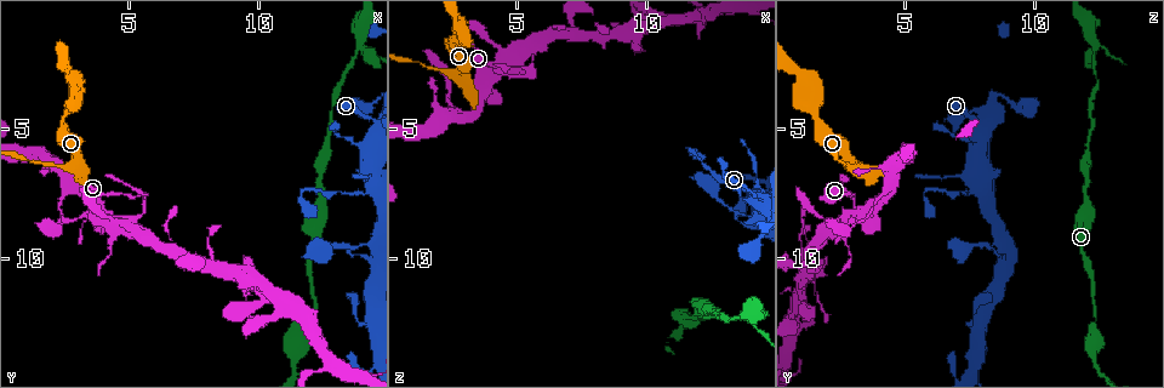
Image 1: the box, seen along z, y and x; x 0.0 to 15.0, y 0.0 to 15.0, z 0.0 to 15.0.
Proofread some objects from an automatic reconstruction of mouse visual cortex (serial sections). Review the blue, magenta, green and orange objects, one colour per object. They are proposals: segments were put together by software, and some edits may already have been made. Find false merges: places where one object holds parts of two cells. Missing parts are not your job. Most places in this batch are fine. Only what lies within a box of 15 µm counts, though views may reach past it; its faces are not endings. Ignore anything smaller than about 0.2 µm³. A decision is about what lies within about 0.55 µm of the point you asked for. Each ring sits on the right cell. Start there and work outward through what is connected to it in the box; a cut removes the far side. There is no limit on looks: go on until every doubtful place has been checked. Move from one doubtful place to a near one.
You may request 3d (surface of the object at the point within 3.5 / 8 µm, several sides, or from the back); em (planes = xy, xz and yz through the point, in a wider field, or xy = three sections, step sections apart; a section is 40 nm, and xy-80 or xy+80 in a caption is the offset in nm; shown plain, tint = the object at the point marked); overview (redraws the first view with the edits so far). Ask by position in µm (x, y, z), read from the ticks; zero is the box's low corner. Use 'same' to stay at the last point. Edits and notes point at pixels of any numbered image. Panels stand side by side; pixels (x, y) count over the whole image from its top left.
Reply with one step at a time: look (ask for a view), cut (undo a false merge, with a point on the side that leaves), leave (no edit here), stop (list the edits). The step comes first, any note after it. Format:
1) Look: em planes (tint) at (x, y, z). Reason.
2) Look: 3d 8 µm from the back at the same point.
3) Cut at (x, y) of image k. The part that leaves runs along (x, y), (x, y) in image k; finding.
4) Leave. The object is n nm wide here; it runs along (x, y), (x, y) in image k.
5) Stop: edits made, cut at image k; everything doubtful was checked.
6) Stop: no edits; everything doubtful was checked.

Look: 3d 8 µm at (5.6, 7.5, 3.1). Sharp bend.

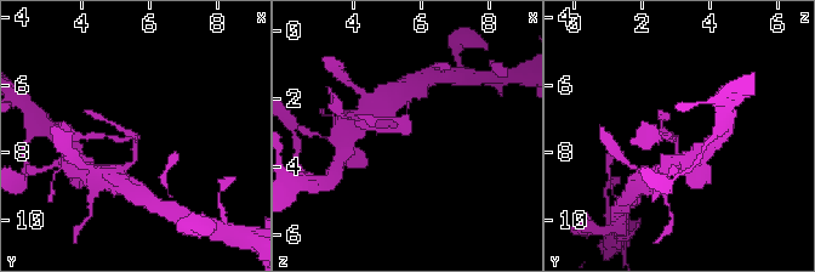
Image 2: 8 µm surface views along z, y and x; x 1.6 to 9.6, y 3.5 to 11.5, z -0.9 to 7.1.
Look: 3d 3.5 µm from the back at (5.6, 7.5, 3.0). Closer look.

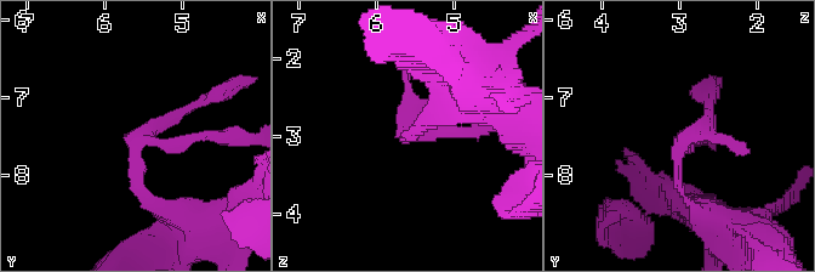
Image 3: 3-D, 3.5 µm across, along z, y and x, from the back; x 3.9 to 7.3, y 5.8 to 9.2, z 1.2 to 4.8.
Look: em xy step 2 (tint) at (5.55, 7.60, 3.00). Now the EM.

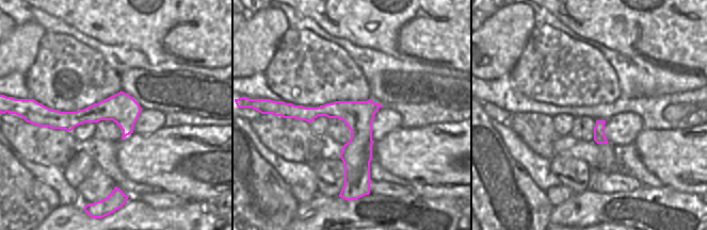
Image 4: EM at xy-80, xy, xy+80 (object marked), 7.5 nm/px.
Leave. It runs along (282, 108), (341, 111), (367, 184) in image 4; continuous, no second cell.

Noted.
Look: 3d 3.5 µm at (14.3, 7.4, 7.7).

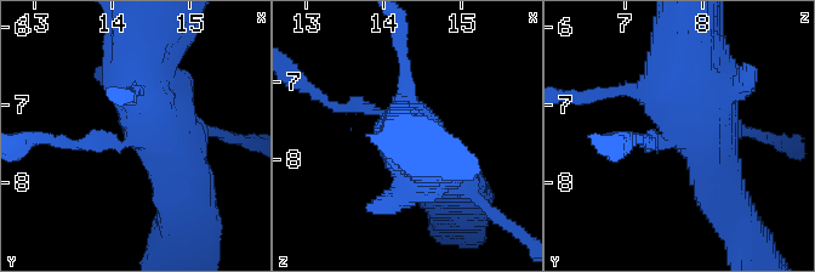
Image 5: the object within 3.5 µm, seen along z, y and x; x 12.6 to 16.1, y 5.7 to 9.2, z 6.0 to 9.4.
Look: em xy step 1 (tint) at (14.35, 7.35, 7.70).

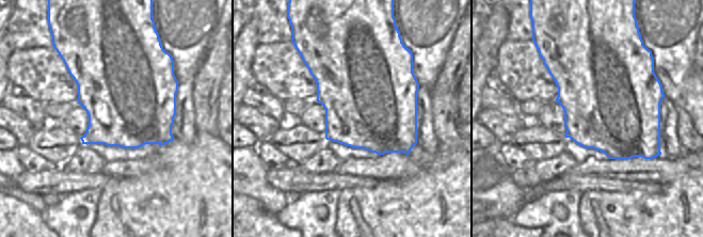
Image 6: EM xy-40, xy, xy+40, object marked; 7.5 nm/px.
Look: em xy step 3 (tint) at the same point. Another direction.

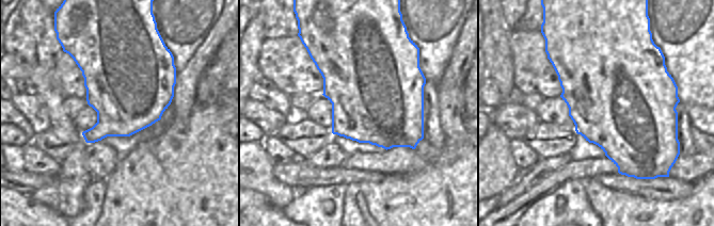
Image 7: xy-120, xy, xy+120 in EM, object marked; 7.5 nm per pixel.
Leave. The object is 700 nm wide here; it runs along (141, 40), (137, 85), (186, 181) in image 5; one cell here.

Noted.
Look: 3d 3.5 µm at (13.9, 1.8, 12.2). Three-way junction.

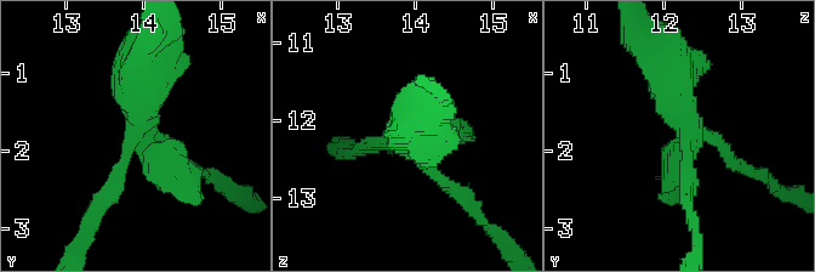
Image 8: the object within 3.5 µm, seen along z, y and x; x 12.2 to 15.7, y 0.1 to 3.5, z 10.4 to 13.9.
Look: em planes (tint) at (13.90, 1.75, 12.30). Now the EM.

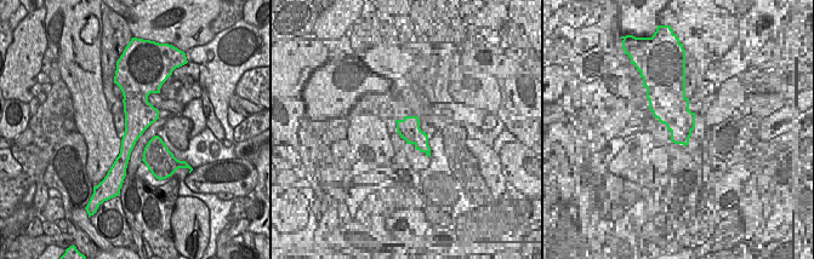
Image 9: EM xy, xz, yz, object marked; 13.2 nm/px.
Leave. It runs along (98, 207), (138, 124), (150, 54) in image 8; all the same cell.

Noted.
Stop: no edits; everything doubtful was checked.

